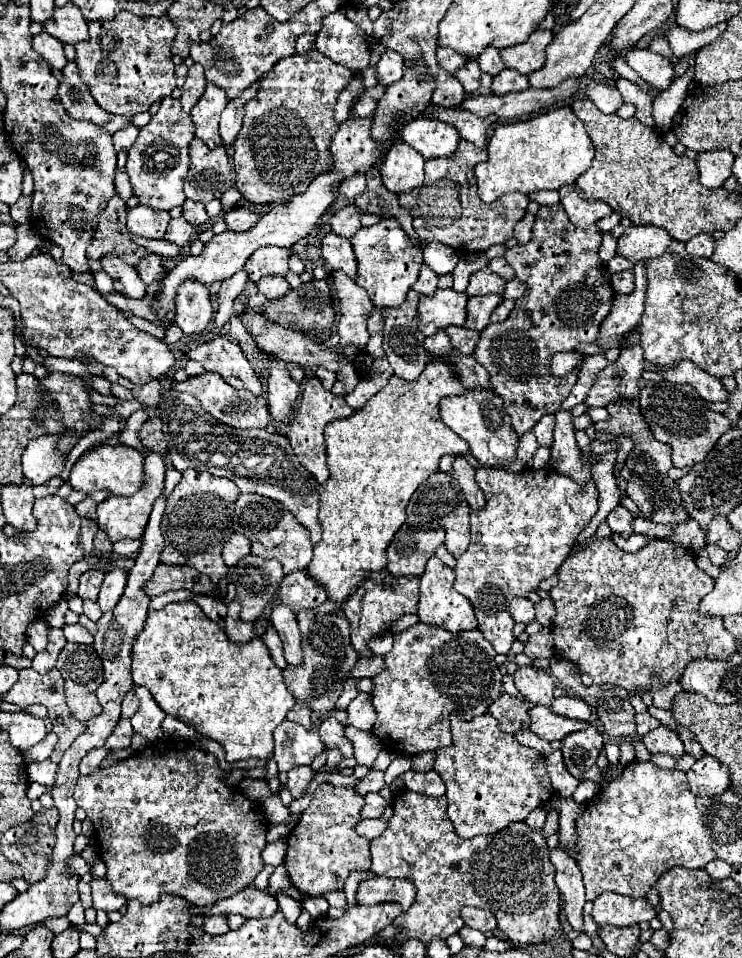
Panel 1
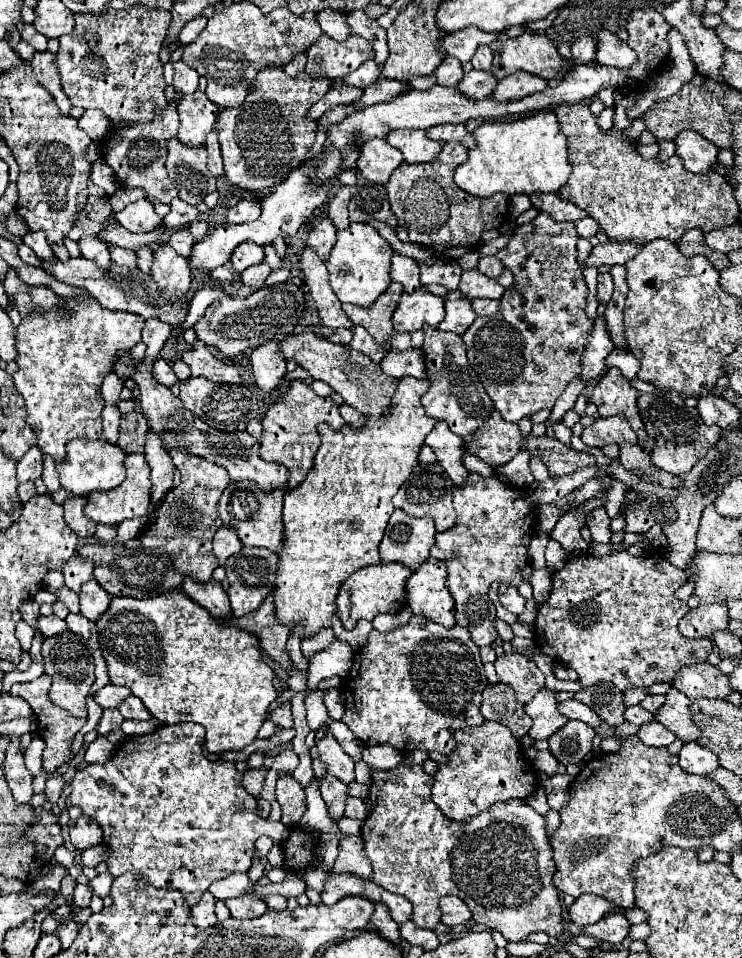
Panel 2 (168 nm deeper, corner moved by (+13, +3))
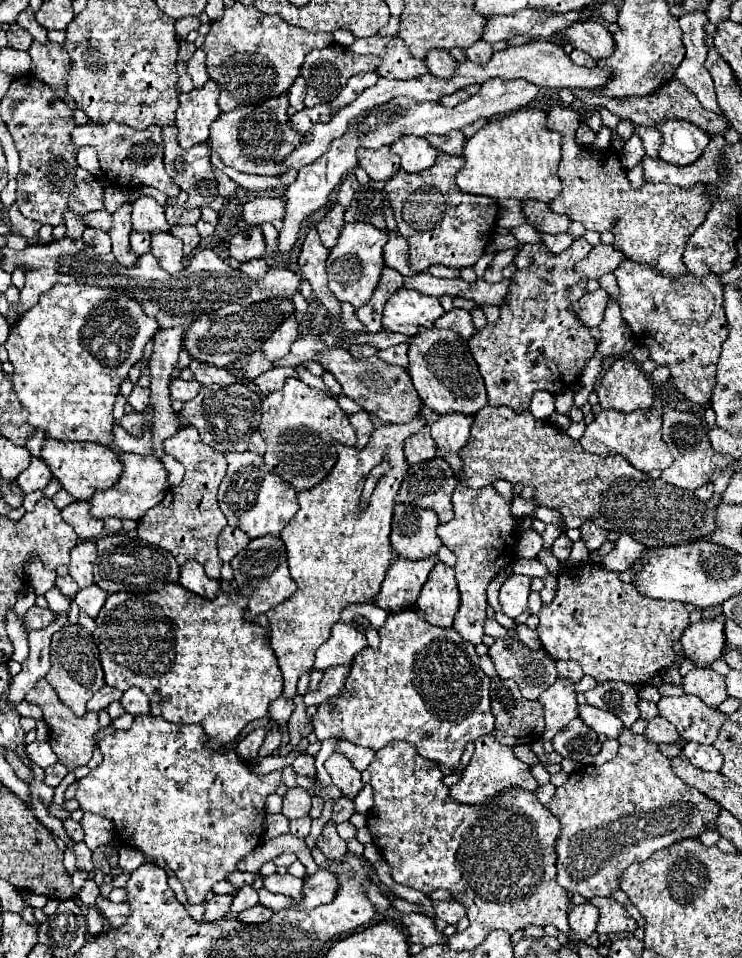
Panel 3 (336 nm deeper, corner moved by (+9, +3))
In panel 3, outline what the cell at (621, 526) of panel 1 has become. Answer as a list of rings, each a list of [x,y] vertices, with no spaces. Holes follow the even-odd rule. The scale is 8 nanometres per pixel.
[[[585,521],[581,525],[581,541],[587,545],[589,551],[595,551],[599,549],[607,539],[607,531],[605,529],[599,529],[593,521]]]

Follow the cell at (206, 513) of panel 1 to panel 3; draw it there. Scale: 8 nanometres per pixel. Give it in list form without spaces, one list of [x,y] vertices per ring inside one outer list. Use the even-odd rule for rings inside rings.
[[[181,427],[179,433],[163,441],[163,451],[185,465],[185,477],[177,487],[167,491],[167,497],[159,505],[137,521],[137,533],[143,541],[171,551],[179,565],[195,559],[211,579],[219,579],[223,561],[217,555],[217,535],[227,525],[227,519],[217,507],[217,487],[227,471],[225,455],[201,443],[195,427]]]

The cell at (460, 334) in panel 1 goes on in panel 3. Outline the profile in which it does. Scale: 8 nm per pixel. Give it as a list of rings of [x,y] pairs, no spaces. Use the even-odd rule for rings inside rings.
[[[419,329],[419,333],[409,343],[407,373],[411,375],[411,381],[423,403],[439,415],[453,411],[473,415],[487,405],[483,377],[477,371],[477,363],[469,351],[467,339],[459,337],[451,329]]]

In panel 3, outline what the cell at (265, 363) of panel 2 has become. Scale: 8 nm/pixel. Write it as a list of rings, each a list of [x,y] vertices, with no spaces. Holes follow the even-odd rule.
[[[289,315],[277,329],[275,333],[263,343],[263,351],[265,357],[269,361],[281,359],[283,355],[289,353],[289,347],[293,345],[293,341],[299,337],[299,323],[295,319],[295,315]]]

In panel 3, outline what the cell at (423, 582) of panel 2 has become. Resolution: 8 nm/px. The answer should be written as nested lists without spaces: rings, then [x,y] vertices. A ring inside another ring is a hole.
[[[437,563],[421,589],[417,607],[431,625],[451,627],[459,603],[461,599],[455,583],[455,569],[447,567],[445,563]]]

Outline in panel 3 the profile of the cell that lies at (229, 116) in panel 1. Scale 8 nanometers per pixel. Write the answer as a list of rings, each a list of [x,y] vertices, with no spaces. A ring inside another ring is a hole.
[[[215,171],[215,175],[217,175],[217,183],[219,183],[219,195],[221,195],[225,201],[233,199],[233,197],[235,197],[237,183],[231,181],[231,179],[229,179],[225,173],[221,173],[221,171]]]

